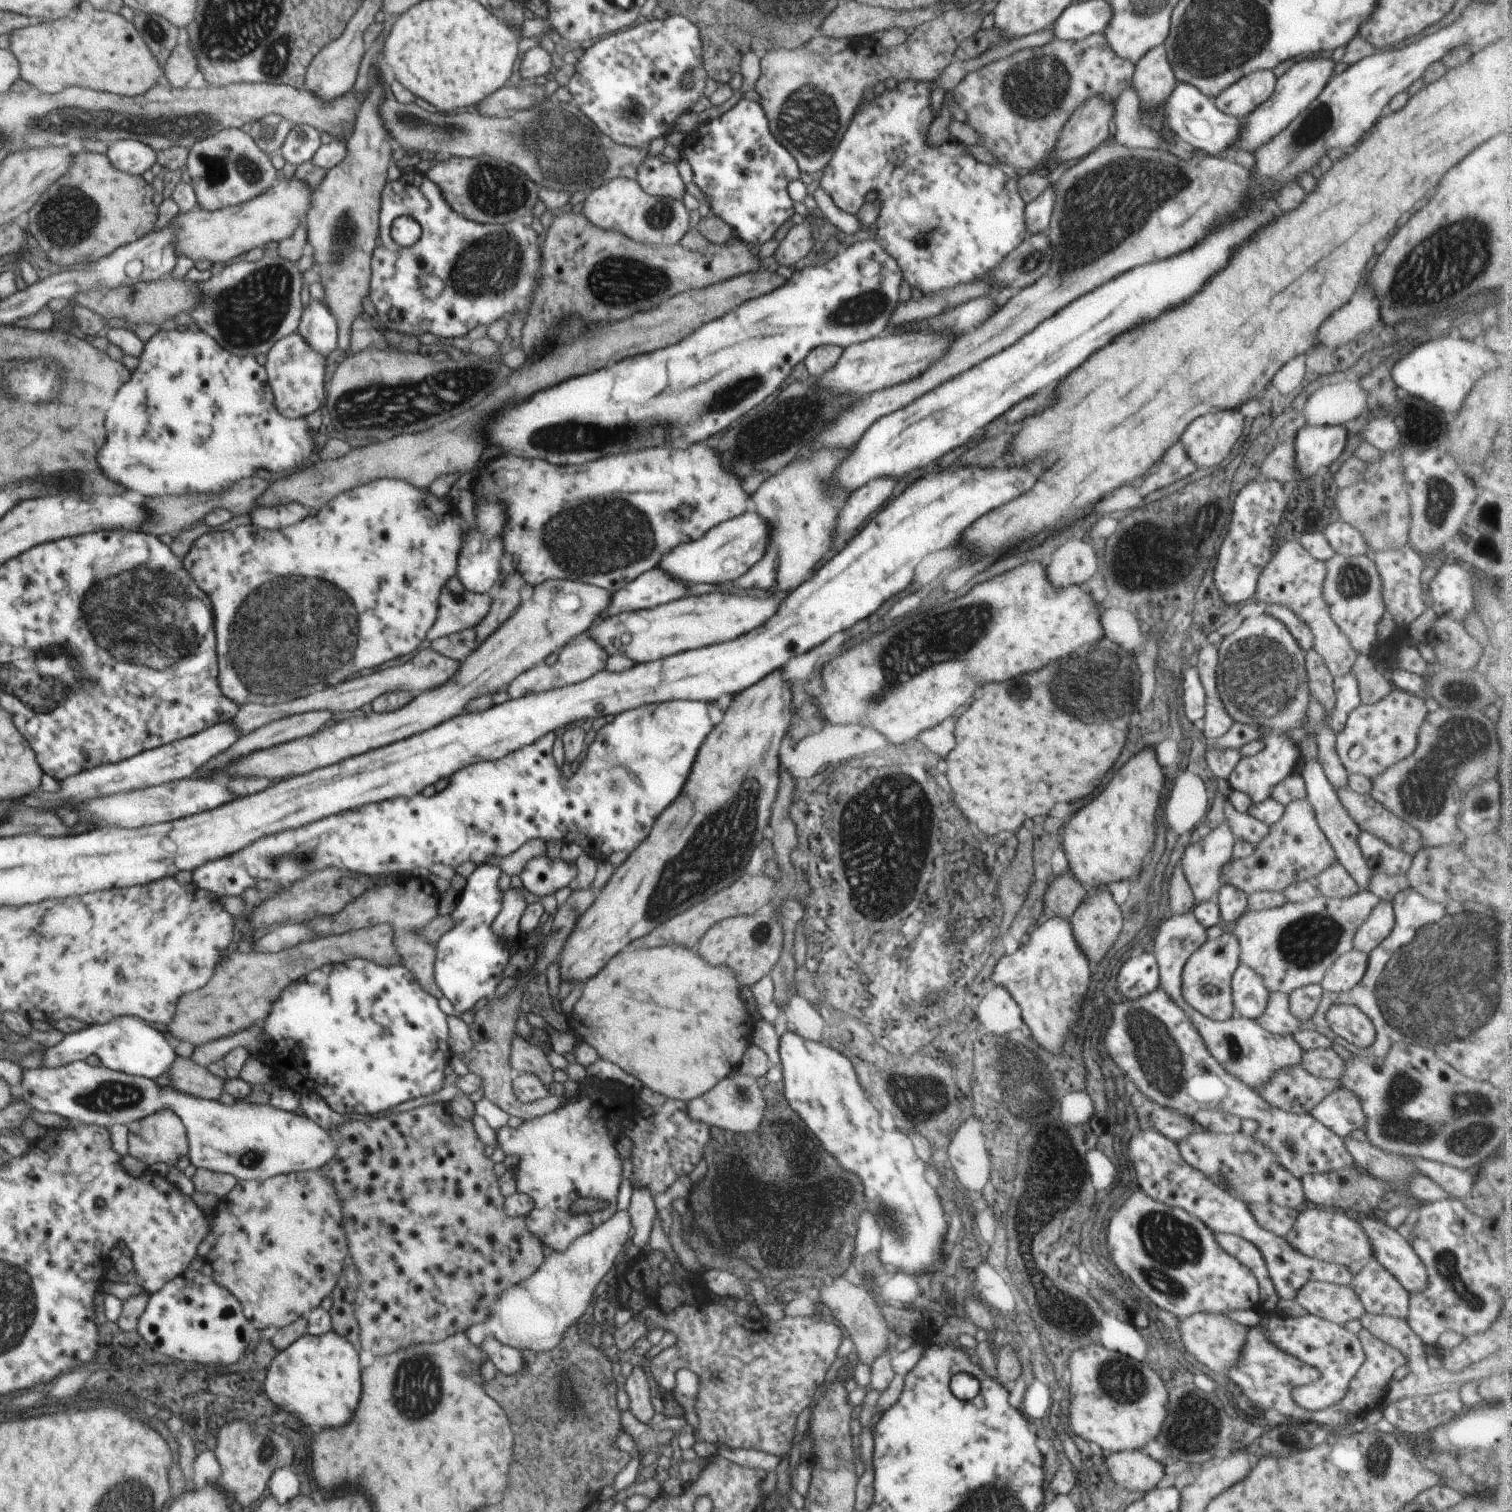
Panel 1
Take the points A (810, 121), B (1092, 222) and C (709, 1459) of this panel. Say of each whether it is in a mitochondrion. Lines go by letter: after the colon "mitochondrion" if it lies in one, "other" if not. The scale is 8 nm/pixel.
A: mitochondrion
B: mitochondrion
C: other

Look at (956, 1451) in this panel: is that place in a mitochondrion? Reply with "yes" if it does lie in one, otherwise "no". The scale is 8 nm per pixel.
no

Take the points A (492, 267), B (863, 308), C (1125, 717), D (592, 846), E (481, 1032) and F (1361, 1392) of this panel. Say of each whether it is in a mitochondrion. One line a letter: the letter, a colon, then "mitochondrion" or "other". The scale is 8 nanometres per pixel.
A: mitochondrion
B: mitochondrion
C: mitochondrion
D: other
E: other
F: other

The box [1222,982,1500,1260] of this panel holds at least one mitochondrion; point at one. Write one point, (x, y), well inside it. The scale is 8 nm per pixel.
(1388, 1127)

